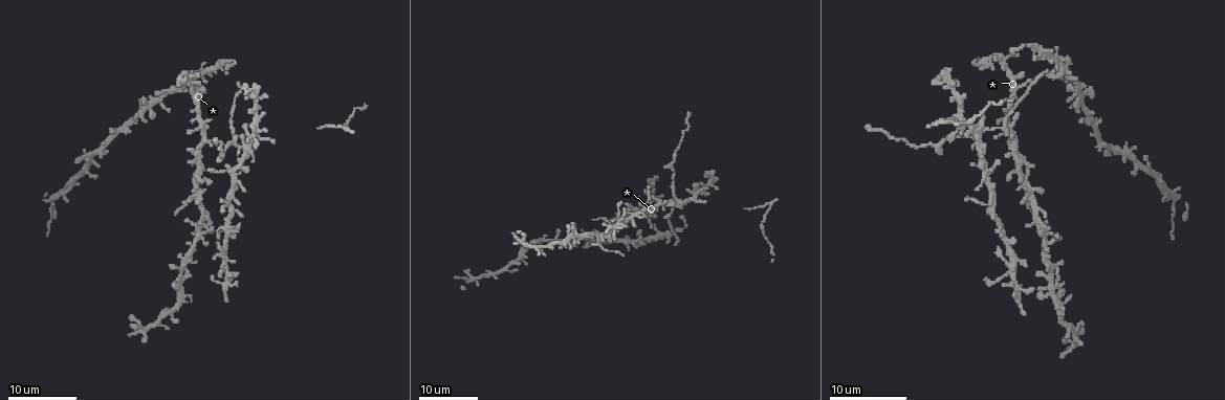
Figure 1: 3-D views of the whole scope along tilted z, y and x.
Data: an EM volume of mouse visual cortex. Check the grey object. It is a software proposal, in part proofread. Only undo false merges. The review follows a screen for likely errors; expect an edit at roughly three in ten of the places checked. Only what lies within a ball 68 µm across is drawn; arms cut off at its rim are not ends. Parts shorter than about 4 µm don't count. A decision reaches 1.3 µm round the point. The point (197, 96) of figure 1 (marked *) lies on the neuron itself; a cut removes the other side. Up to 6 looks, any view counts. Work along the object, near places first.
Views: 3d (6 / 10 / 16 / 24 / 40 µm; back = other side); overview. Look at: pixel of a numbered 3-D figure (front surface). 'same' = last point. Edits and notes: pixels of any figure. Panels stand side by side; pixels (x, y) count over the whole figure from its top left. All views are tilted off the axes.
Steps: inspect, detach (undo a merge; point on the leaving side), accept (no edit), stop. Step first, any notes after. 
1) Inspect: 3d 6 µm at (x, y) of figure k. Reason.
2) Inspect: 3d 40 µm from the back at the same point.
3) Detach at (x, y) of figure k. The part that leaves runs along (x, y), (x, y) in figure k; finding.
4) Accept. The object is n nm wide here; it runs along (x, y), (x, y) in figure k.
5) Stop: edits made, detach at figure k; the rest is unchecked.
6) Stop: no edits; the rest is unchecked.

Inspect: 3d 16 µm at (972, 137) of figure 1. A fork.

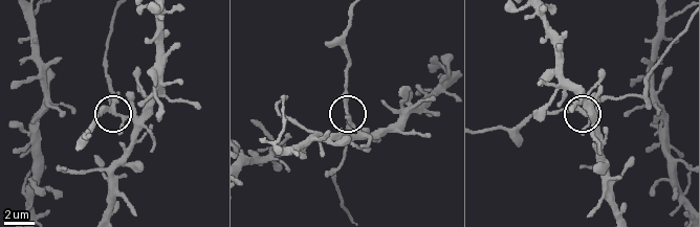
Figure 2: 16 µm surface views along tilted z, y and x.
Inspect: 3d 6 µm at (113, 111) of figure 2.

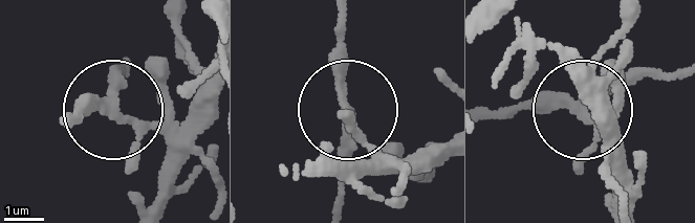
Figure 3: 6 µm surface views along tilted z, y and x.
Detach at (116, 76) of figure 3. The object is 200 nm wide here; the part that leaves runs along (580, 113), (511, 105), (483, 114) in figure 3; two neurons meet here.

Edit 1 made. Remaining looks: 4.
Inspect: overview.

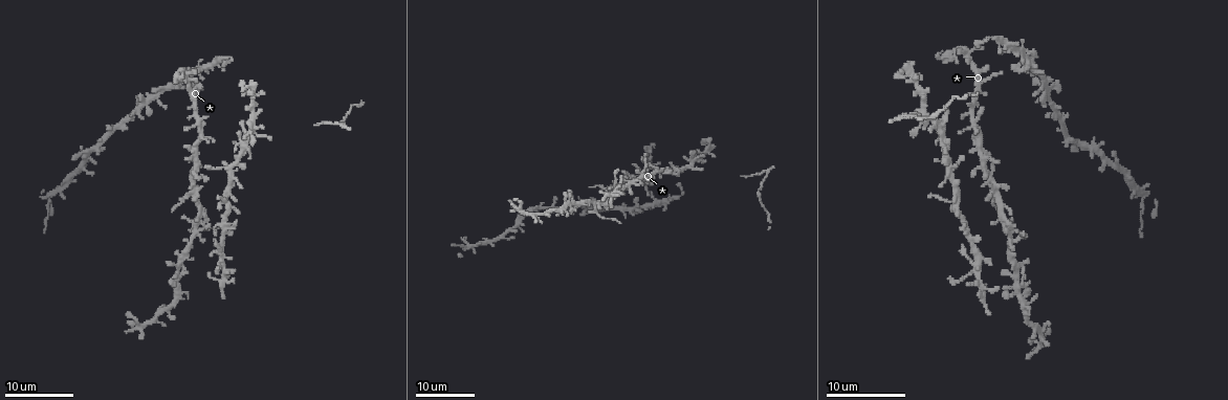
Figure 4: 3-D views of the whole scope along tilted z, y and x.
Inspect: 3d 16 µm at (229, 170) of figure 4. Four or more arms meet.

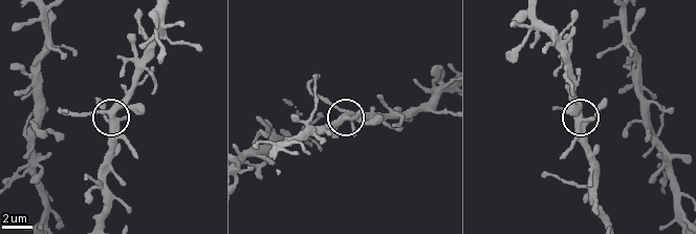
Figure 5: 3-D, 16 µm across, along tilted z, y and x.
Inspect: 3d 10 µm at (113, 113) of figure 5. Closer look.

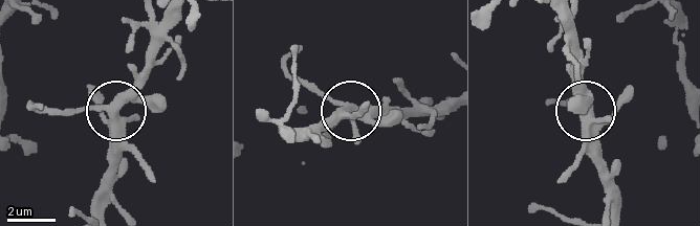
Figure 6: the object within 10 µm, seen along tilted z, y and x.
Accept. The object is 410 nm wide here; continuous, no second neuron.

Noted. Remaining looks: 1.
Stop: edits made, detach at figure 3; the rest is unchecked.

